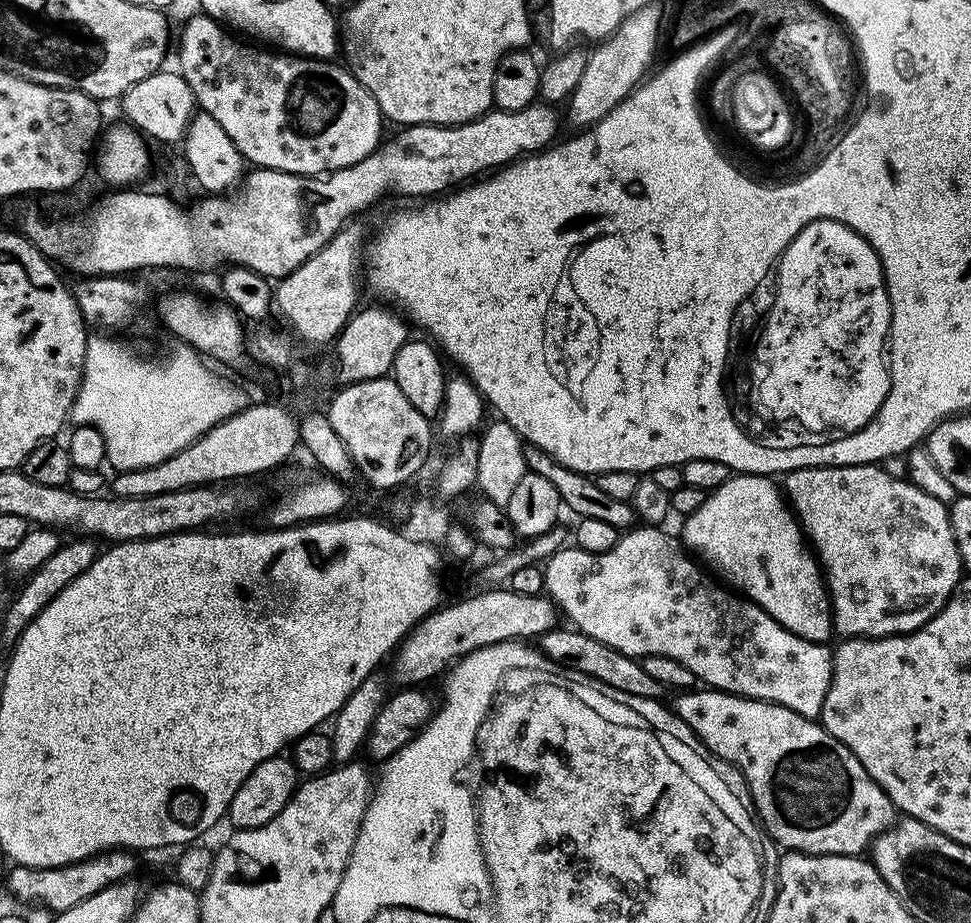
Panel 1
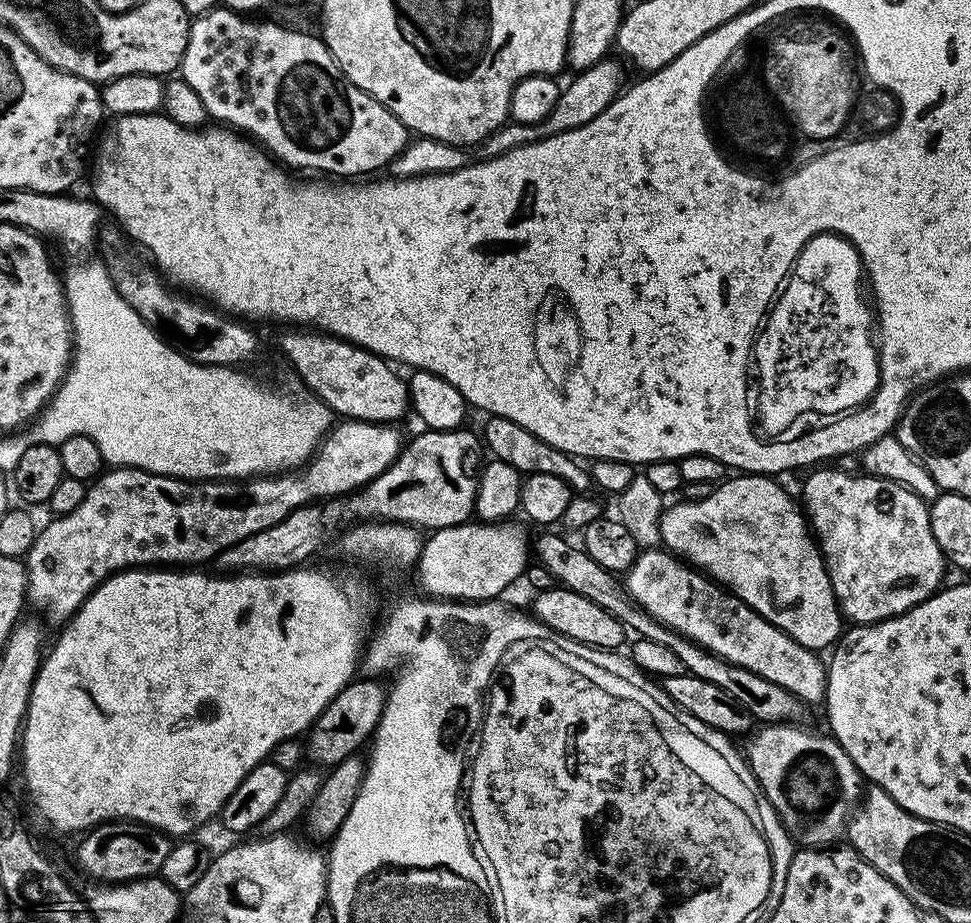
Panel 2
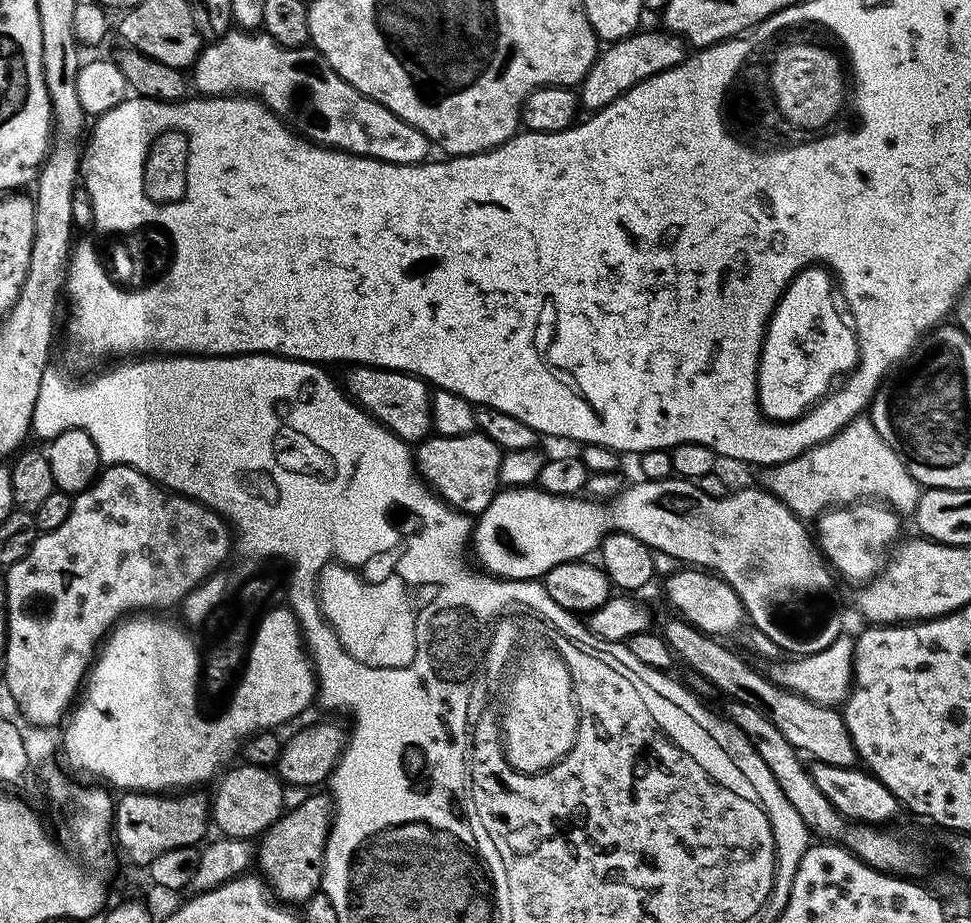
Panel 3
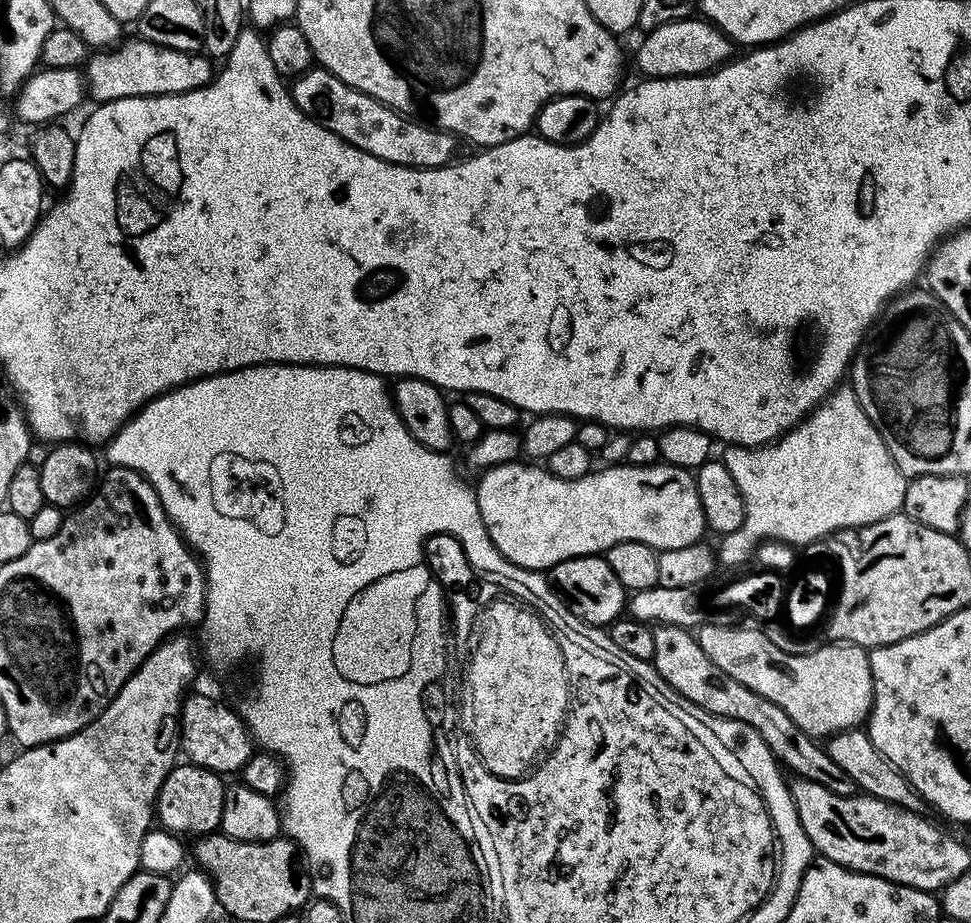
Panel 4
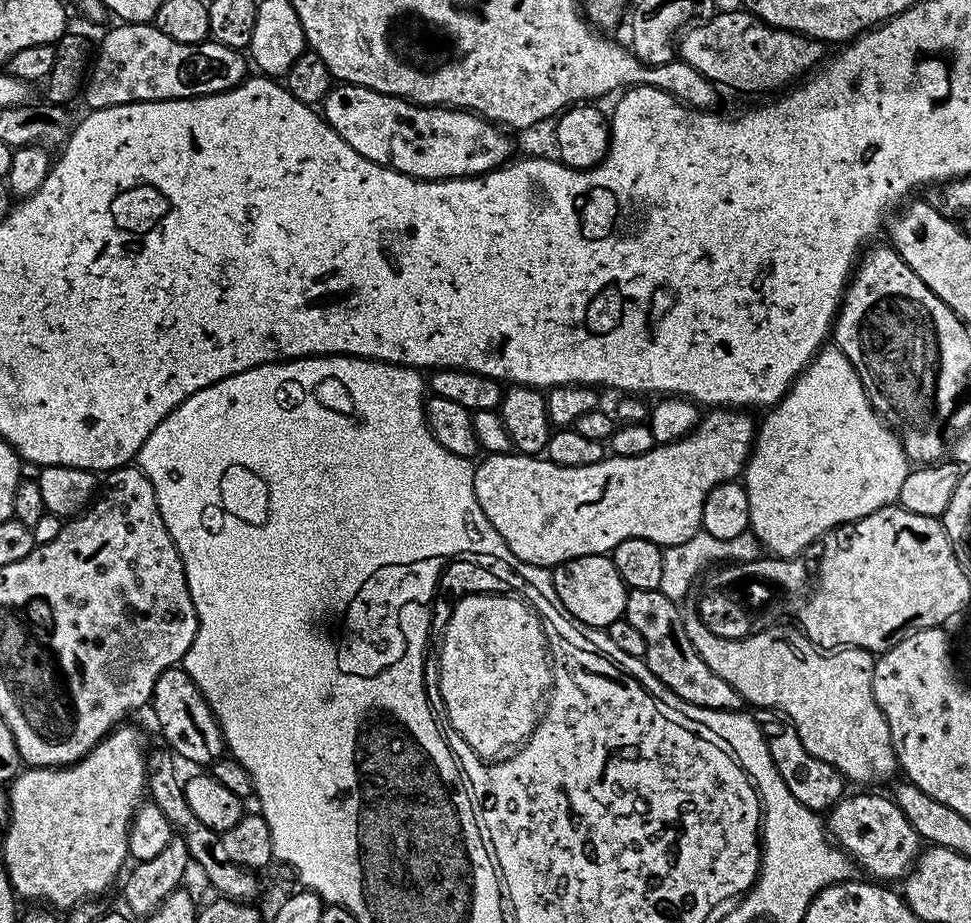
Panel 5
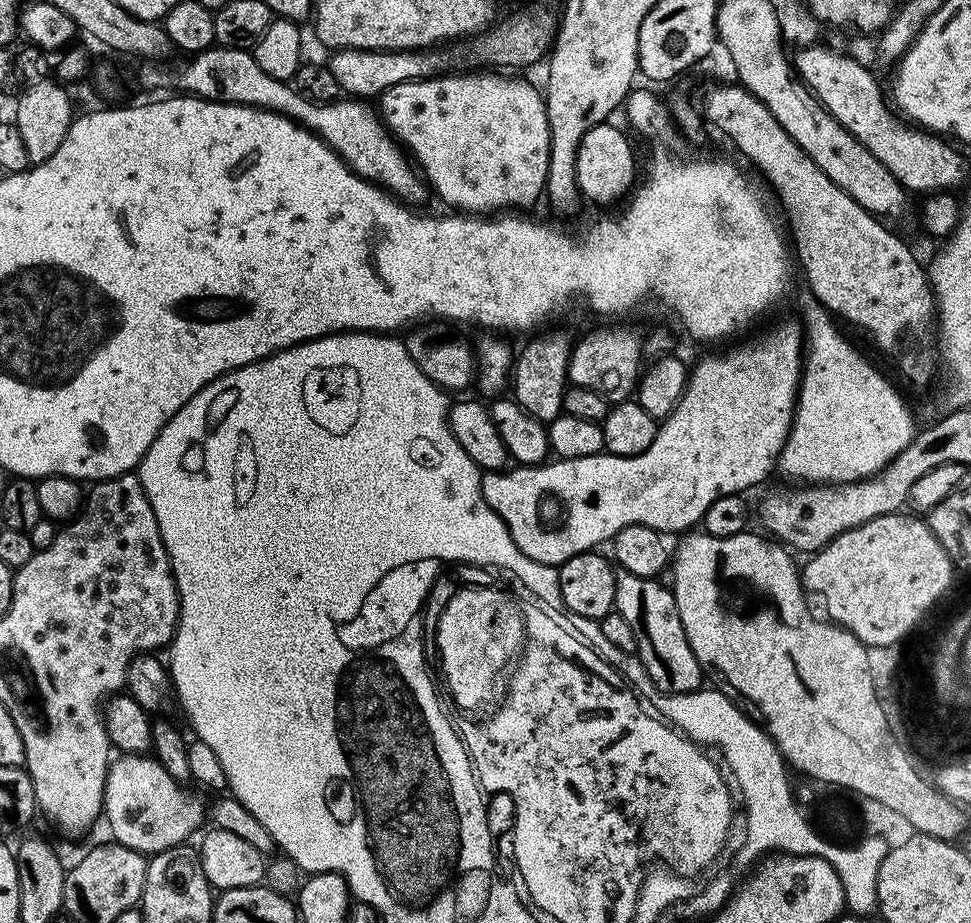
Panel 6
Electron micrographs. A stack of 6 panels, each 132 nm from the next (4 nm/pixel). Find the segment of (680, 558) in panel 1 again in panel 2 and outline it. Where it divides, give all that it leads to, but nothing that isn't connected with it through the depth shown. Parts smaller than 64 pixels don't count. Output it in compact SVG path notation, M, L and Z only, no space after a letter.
M659 547L641 551L636 557L635 564L627 569L626 591L641 608L646 609L658 622L662 622L667 628L672 628L679 636L692 640L698 646L702 646L708 652L713 652L718 658L722 658L728 664L750 670L766 682L774 682L774 686L782 686L790 690L805 705L819 705L824 699L824 687L828 681L826 664L819 660L817 653L811 648L794 642L780 628L776 628L766 618L762 618L746 602L742 602L727 588L716 583L705 573L689 566L683 559L677 558L667 550Z

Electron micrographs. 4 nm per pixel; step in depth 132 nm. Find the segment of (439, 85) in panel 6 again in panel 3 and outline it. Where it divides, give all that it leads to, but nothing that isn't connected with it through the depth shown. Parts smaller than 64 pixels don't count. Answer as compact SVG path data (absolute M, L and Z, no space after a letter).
M233 30L219 36L217 40L207 41L201 47L200 56L190 69L190 80L195 91L196 88L200 91L197 93L201 97L230 96L239 90L263 100L268 109L293 132L314 144L323 144L325 148L339 148L342 152L369 156L375 160L384 160L388 164L423 164L429 159L430 142L417 128L386 110L386 106L354 90L354 86L334 74L331 66L311 46L284 48L262 30Z

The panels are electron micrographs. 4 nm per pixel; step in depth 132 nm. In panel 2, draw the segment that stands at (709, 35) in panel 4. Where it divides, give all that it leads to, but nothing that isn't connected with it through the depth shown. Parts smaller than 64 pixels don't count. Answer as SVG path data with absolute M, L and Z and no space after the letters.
M612 59L599 60L594 66L575 73L571 77L573 80L568 85L565 83L561 87L558 102L554 102L554 110L550 110L550 114L538 127L534 124L505 122L493 136L489 136L484 141L482 145L483 155L488 158L501 156L510 151L511 148L532 144L541 137L562 134L566 130L574 130L578 126L586 126L586 122L598 118L598 114L602 114L602 110L606 110L606 106L610 106L610 102L615 100L626 87L626 81L624 81L625 65L619 59L616 59L617 61Z

